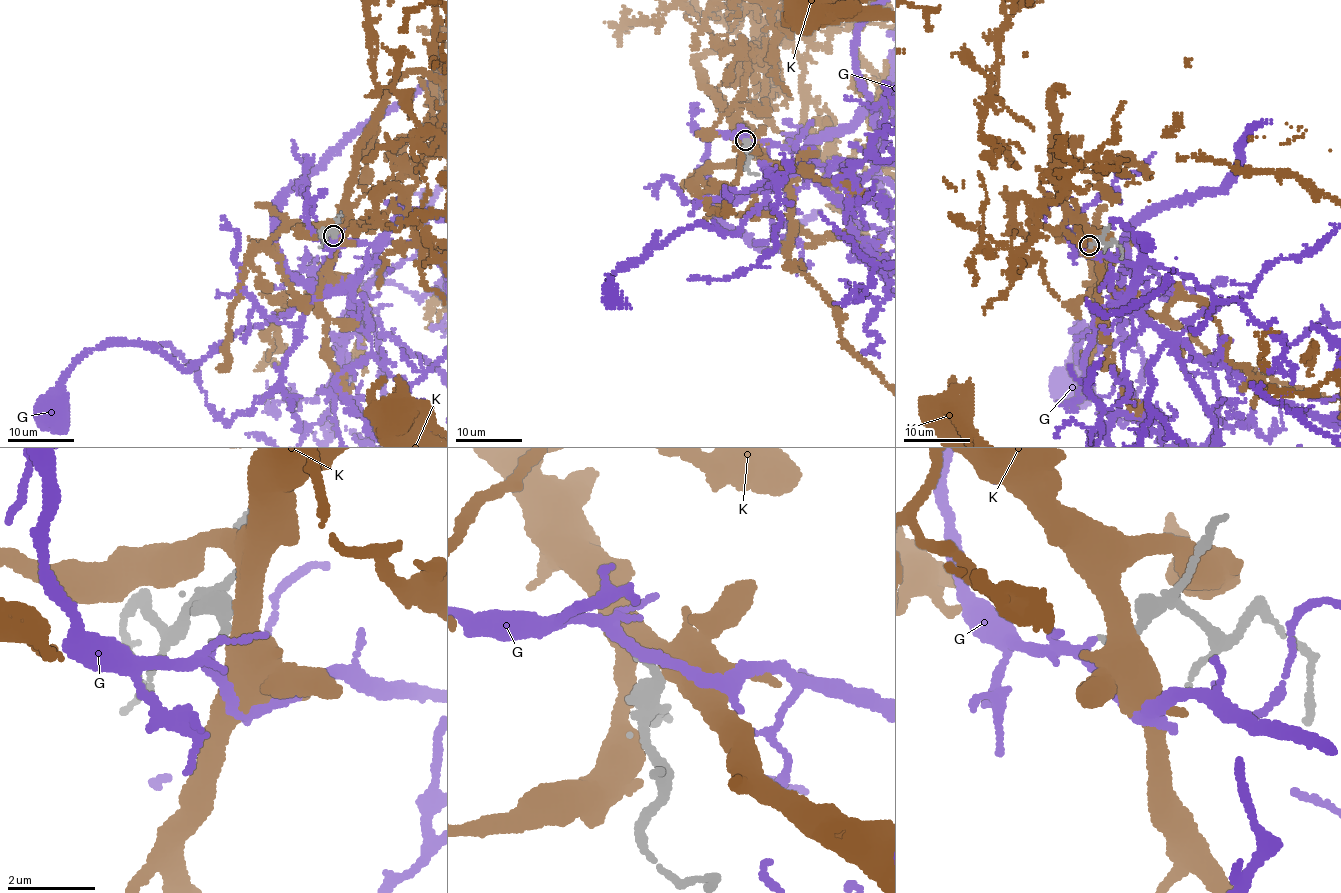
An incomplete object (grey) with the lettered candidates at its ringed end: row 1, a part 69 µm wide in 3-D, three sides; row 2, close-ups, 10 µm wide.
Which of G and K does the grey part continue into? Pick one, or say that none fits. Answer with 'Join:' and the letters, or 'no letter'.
Join: G

